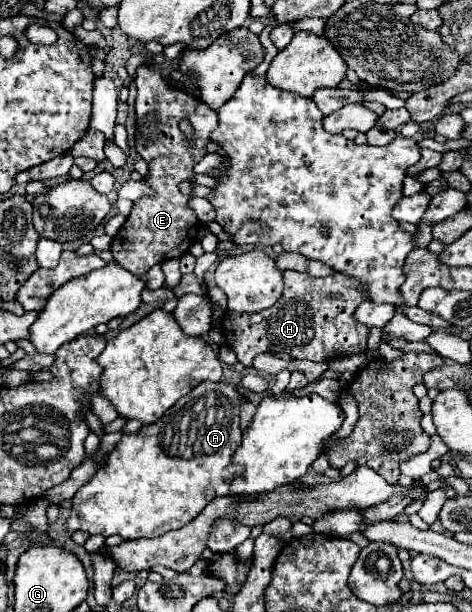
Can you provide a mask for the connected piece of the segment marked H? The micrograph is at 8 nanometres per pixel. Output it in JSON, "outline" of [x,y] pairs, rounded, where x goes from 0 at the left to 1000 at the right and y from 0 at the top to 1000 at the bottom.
{"outline":[[[600,443],[600,459],[600,485],[578,502],[528,515],[528,525],[519,525],[519,511],[498,508],[481,508],[472,518],[477,557],[519,600],[532,600],[540,580],[566,574],[672,590],[706,590],[773,574],[782,534],[752,521],[752,505],[782,489],[782,482],[756,469],[761,462],[748,453],[727,446],[659,453],[629,443]]]}

